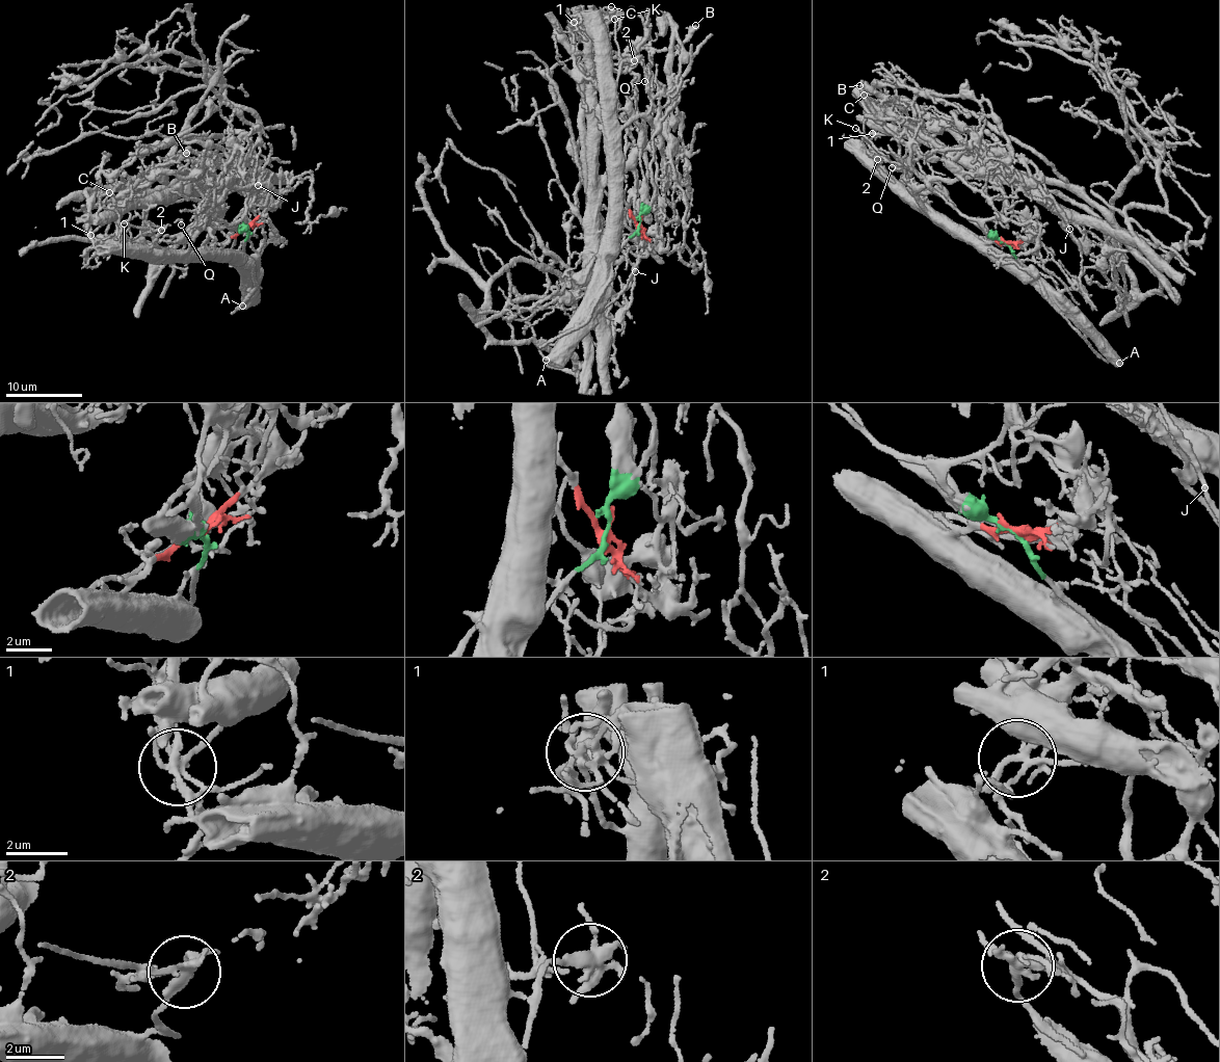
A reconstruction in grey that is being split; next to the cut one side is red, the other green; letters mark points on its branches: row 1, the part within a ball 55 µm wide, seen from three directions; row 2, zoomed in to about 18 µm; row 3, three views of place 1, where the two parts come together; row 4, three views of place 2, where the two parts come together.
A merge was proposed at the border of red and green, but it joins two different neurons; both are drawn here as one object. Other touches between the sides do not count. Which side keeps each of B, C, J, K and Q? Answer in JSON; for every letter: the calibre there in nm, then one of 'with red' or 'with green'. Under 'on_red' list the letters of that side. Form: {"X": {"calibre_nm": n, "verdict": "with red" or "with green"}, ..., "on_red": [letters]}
{"B": {"calibre_nm": 340, "verdict": "with red"}, "C": {"calibre_nm": 140, "verdict": "with green"}, "J": {"calibre_nm": 190, "verdict": "with green"}, "K": {"calibre_nm": 110, "verdict": "with green"}, "Q": {"calibre_nm": 100, "verdict": "with red"}, "on_red": ["B", "Q"]}

